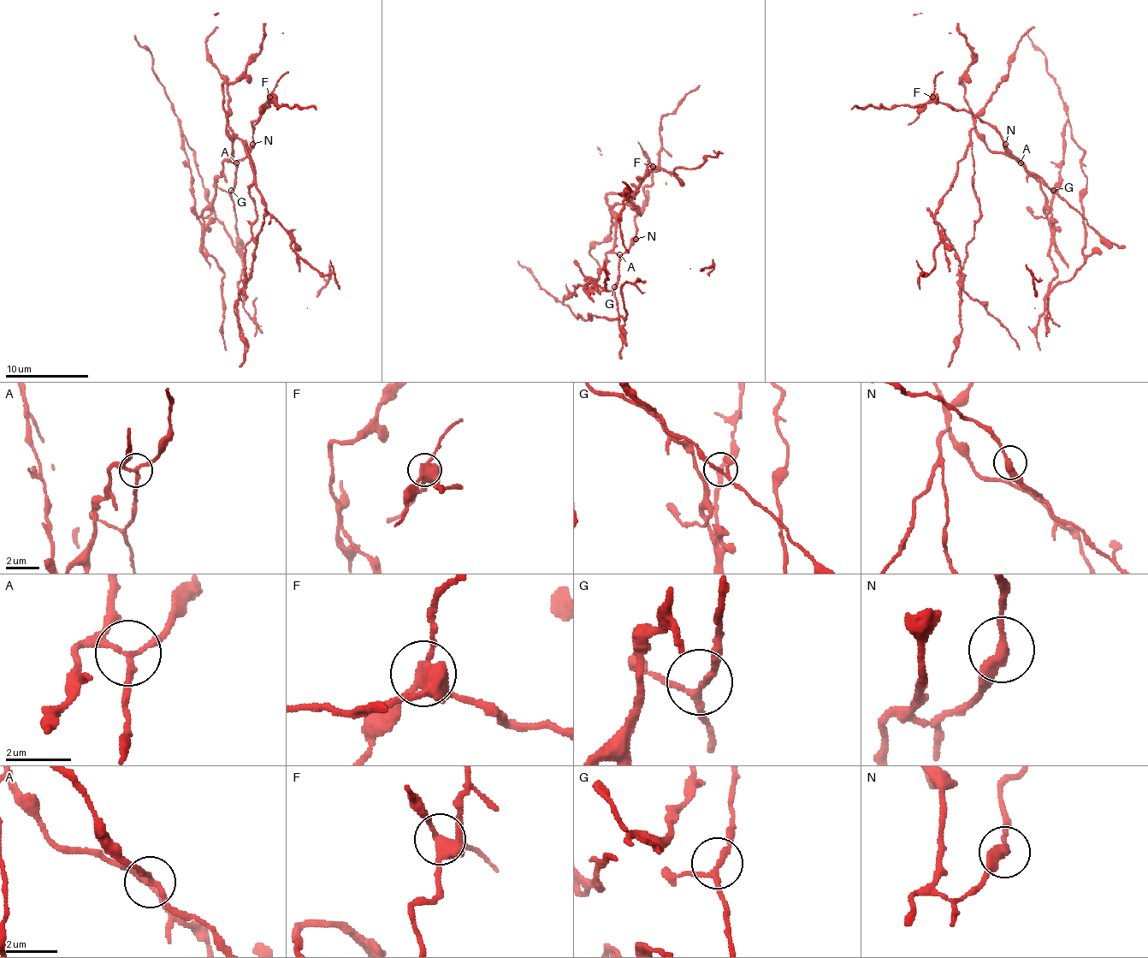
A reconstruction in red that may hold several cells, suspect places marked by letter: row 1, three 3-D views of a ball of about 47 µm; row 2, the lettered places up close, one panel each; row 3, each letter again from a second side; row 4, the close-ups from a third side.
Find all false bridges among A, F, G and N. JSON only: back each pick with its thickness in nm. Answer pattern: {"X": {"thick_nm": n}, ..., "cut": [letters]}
{"A": {"thick_nm": 170}, "F": {"thick_nm": 420}, "cut": ["A", "F"]}

